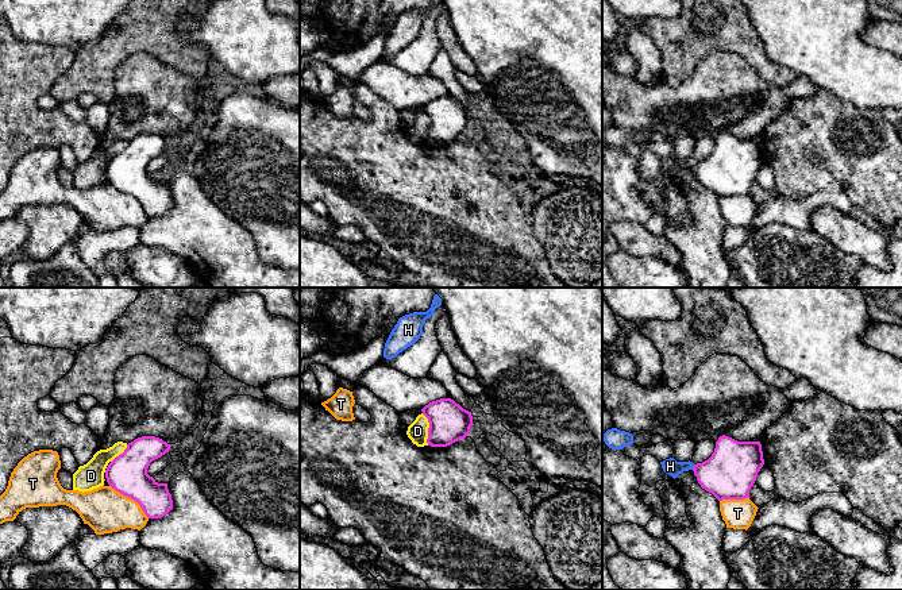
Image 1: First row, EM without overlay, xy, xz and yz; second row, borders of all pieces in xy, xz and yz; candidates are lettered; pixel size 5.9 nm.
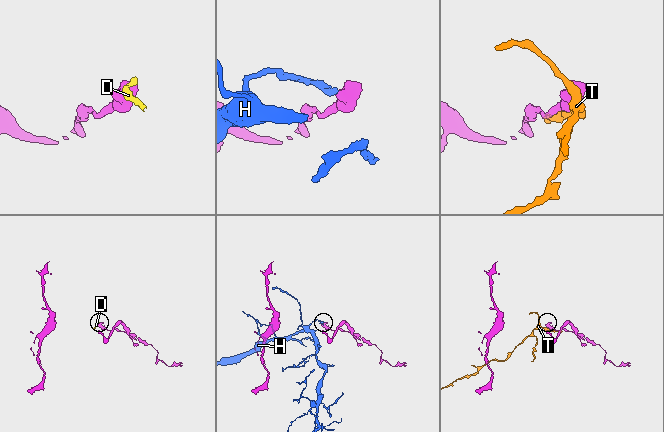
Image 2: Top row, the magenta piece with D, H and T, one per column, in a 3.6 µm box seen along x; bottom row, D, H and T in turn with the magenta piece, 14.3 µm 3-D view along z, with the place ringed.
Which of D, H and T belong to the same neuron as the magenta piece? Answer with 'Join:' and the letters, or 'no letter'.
Join: no letter

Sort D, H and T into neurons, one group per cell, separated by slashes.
D / H / T

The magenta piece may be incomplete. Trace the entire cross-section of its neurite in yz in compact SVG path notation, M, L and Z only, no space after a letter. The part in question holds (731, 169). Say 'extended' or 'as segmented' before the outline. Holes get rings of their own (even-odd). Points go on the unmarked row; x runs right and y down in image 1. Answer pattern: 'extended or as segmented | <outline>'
as segmented | M722 132L712 154L694 162L693 169L701 185L718 198L744 197L763 162L760 139L737 139Z

